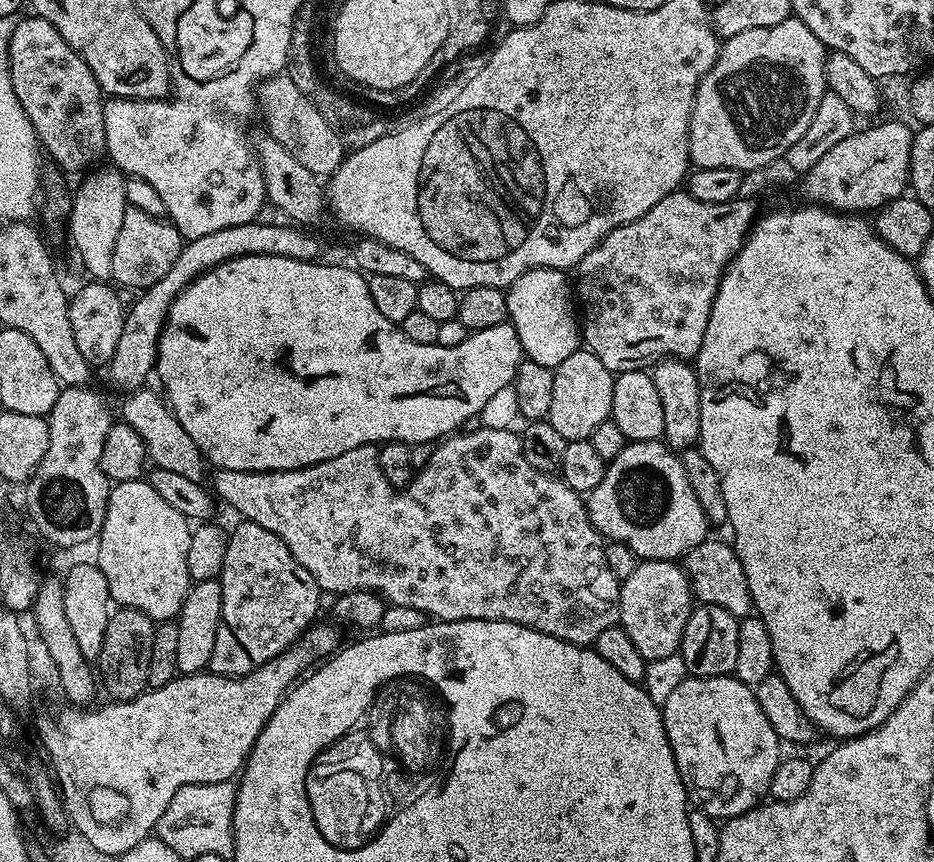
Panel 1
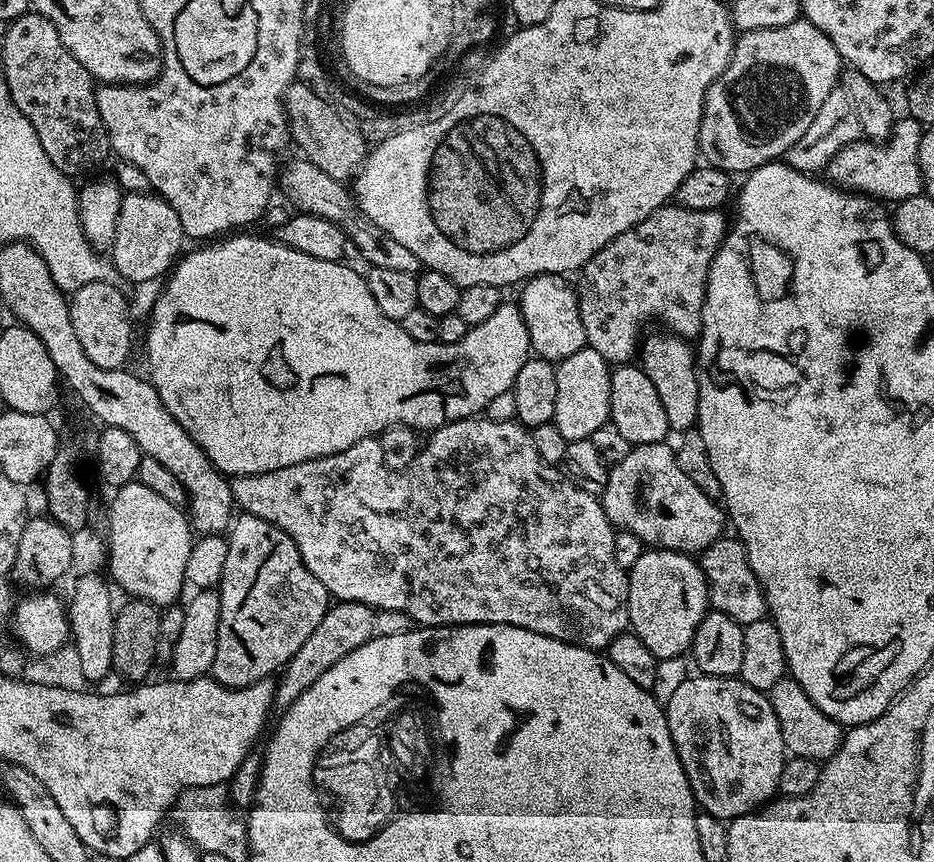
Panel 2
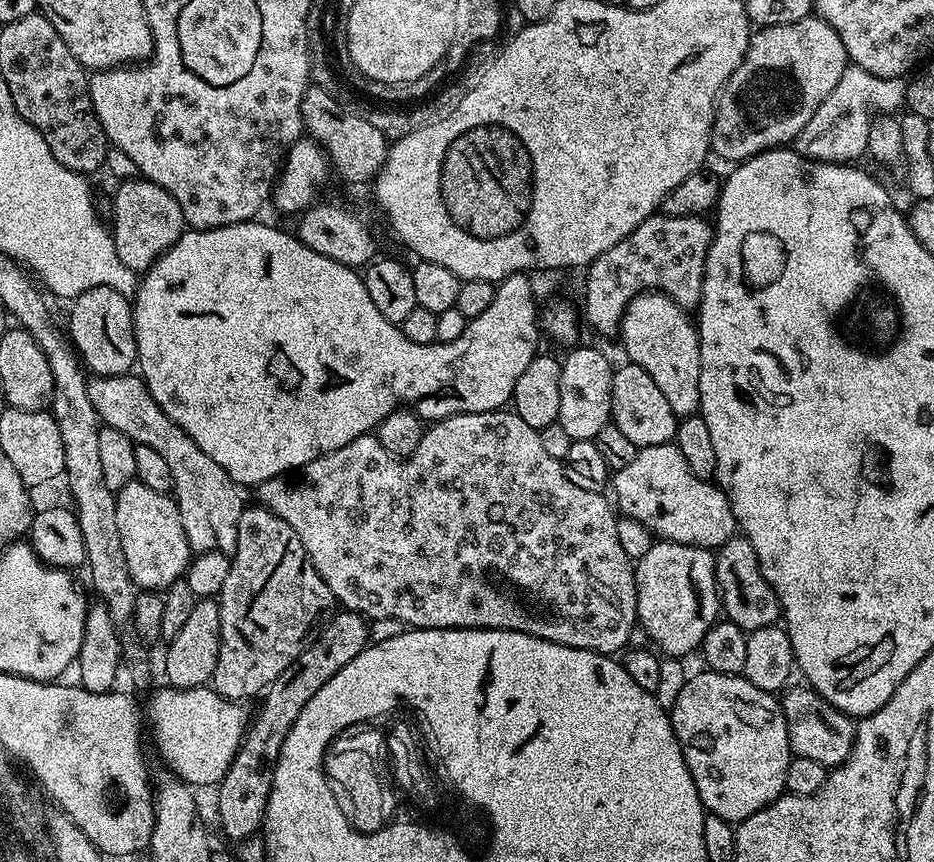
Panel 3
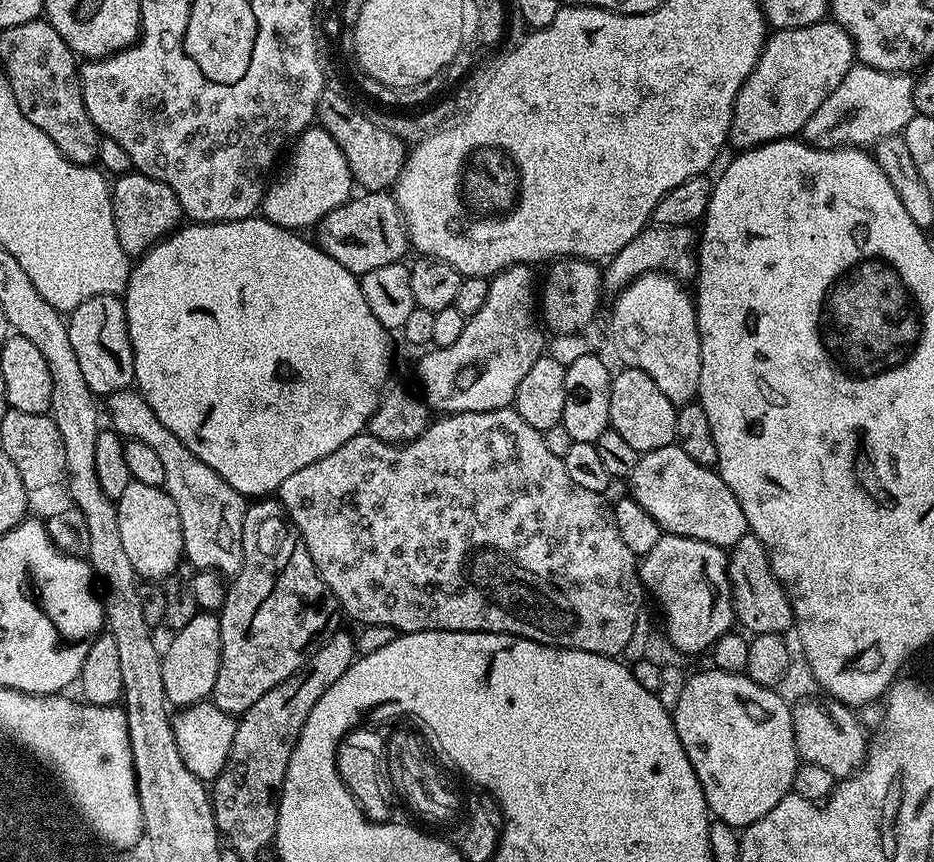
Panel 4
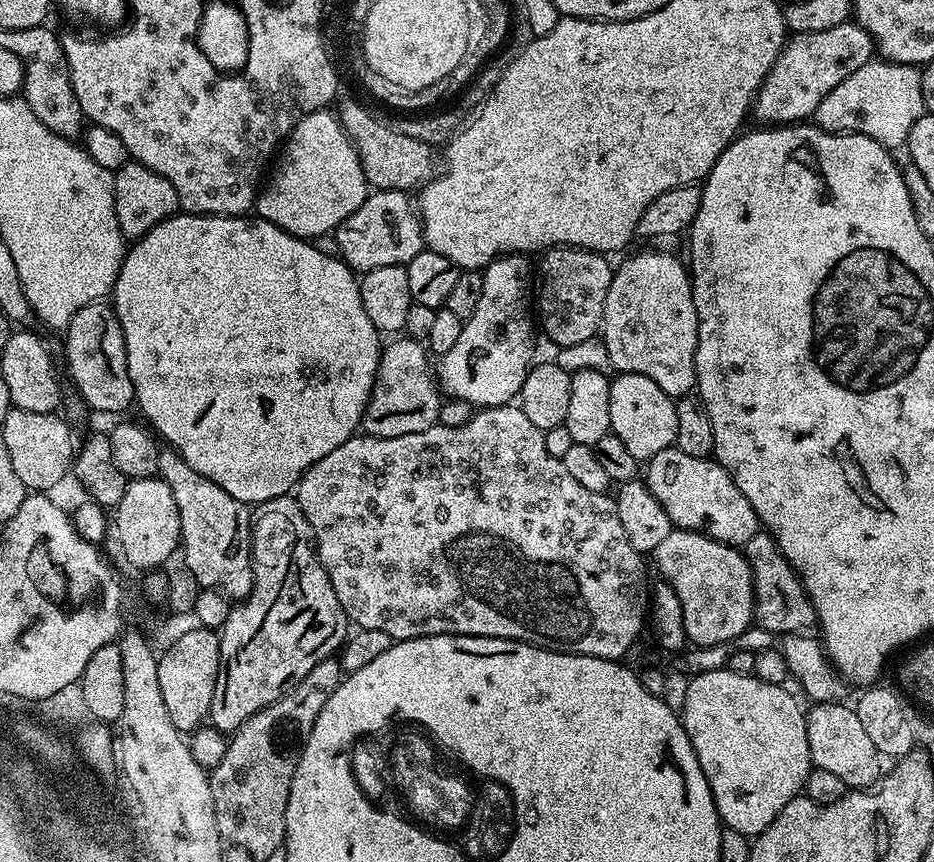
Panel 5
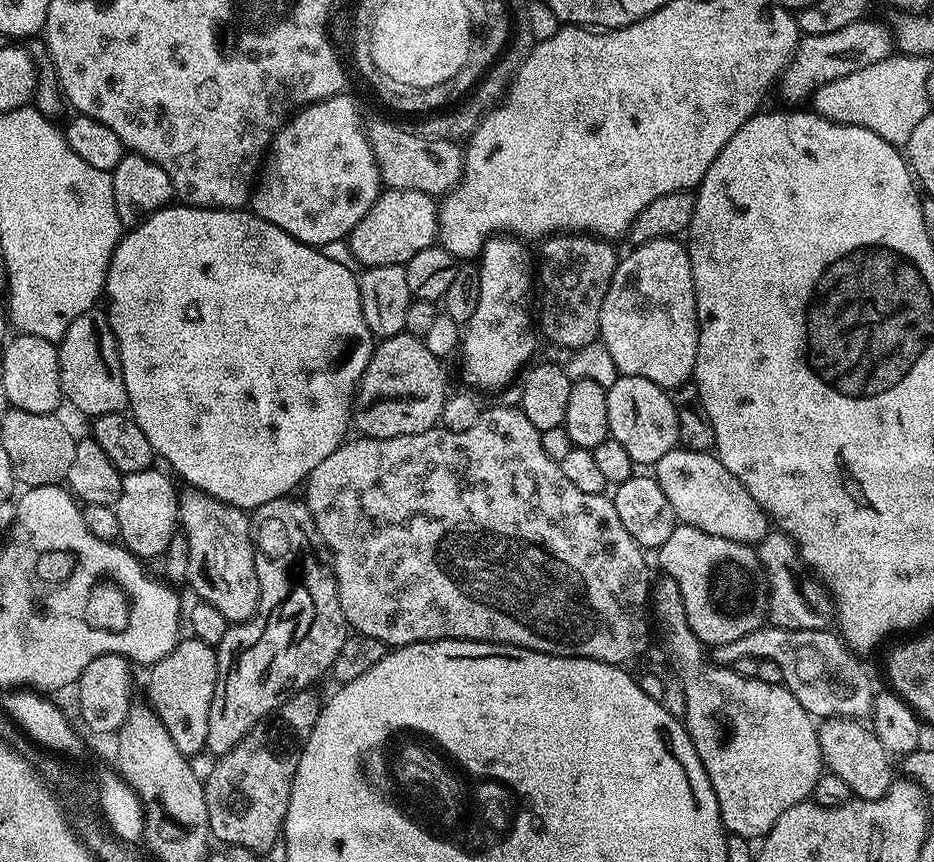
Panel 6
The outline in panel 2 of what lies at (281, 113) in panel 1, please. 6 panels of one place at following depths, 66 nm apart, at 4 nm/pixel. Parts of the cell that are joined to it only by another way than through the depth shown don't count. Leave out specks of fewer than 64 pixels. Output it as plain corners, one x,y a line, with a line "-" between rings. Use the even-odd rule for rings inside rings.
293,82
284,95
284,112
288,115
291,143
304,151
301,152
303,159
318,166
322,174
330,174
330,178
335,180
348,182
355,177
370,151
369,141
353,125
345,122
324,96
314,94
310,86

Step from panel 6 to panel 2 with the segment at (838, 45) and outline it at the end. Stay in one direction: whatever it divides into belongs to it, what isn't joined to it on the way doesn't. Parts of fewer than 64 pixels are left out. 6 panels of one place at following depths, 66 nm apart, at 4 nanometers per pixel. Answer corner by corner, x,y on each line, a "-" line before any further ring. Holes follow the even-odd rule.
801,18
794,22
786,22
786,26
740,32
736,37
731,62
726,66
726,70
722,70
719,78
706,90
704,113
700,123
700,156
703,159
708,159
705,161
711,167
721,168
723,172
729,174
737,174
736,172
747,174
754,171
758,166
779,161
790,150
790,146
794,146
794,142
798,142
798,138
802,138
802,134
806,134
806,126
810,126
810,122
814,122
814,114
818,114
822,102
826,102
826,98
830,98
830,94
837,91
841,75
842,61
838,50
834,50
834,42
830,42
830,38
826,38
826,34
822,34
822,30
818,30
818,26
814,26
808,20

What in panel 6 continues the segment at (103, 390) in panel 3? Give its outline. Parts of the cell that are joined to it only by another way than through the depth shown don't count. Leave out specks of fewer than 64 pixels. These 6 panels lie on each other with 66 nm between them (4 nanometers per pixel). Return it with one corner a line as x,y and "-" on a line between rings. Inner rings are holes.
189,487
179,493
183,532
188,535
190,556
187,583
196,591
197,601
214,606
222,618
241,624
256,613
260,587
256,573
254,528
243,508
235,508
210,494

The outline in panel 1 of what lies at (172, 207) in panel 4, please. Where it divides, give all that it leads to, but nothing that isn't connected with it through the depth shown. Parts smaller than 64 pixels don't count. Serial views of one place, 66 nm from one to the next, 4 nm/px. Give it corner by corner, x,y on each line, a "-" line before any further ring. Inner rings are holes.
127,207
122,230
114,245
111,279
121,289
143,290
154,286
154,282
158,282
158,278
164,277
170,271
170,266
174,266
181,247
180,231
173,226
171,220
164,216
146,214
146,210

